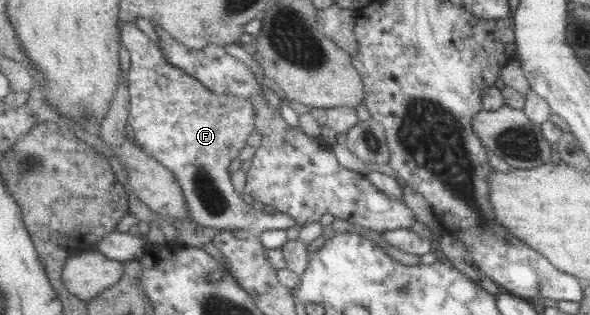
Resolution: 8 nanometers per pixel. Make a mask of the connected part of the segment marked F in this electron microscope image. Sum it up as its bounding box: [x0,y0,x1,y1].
[120,20,299,233]

